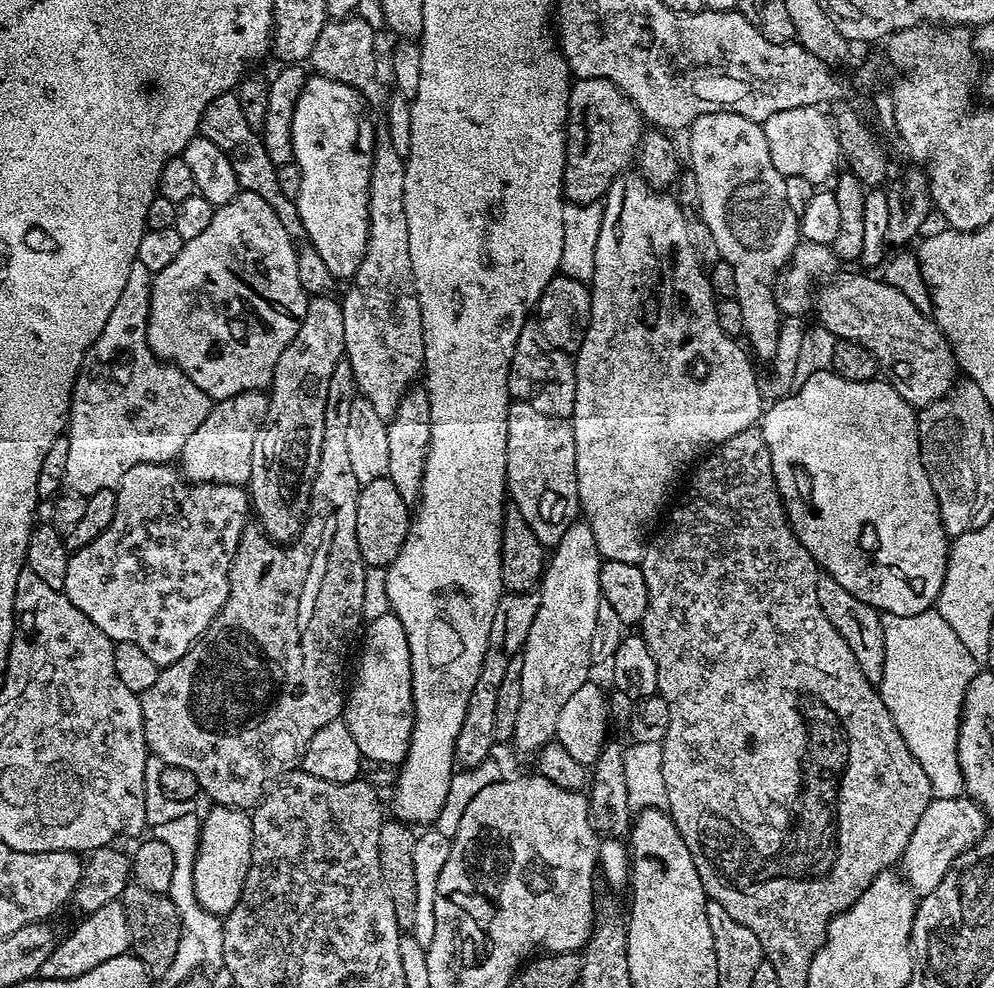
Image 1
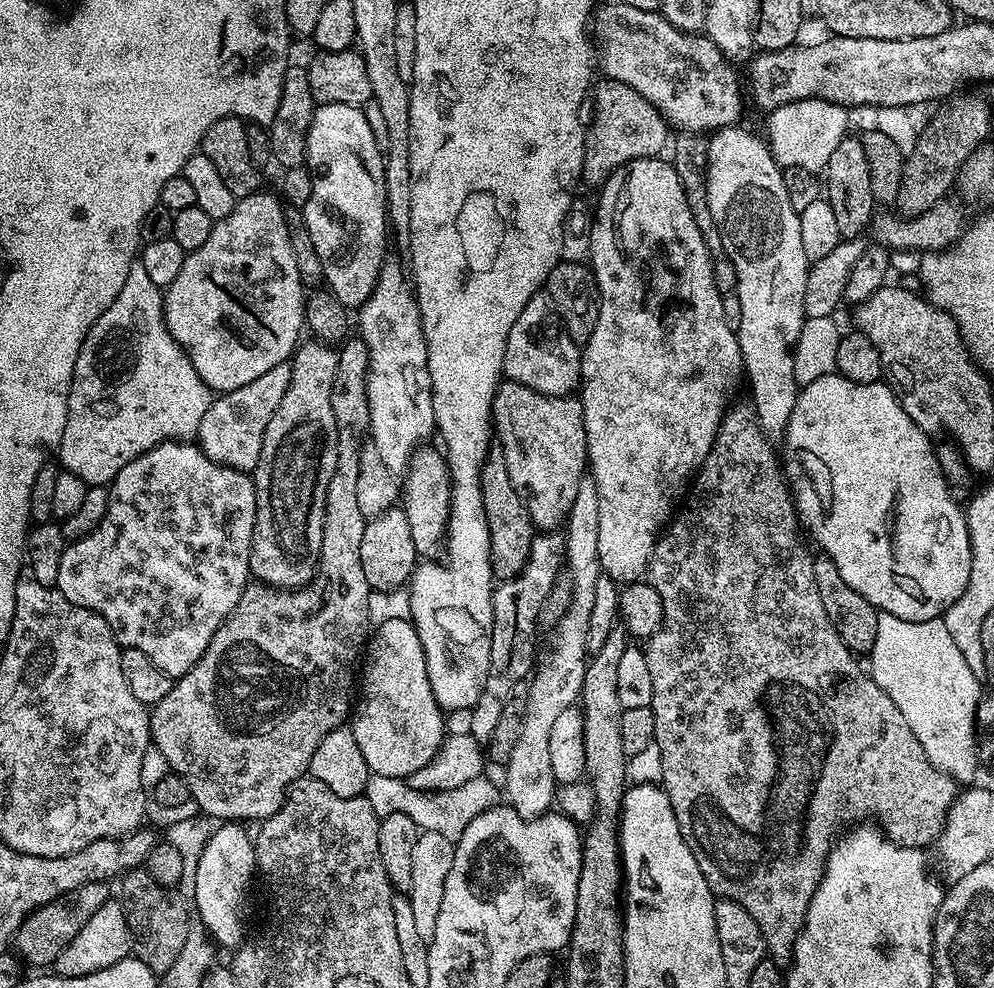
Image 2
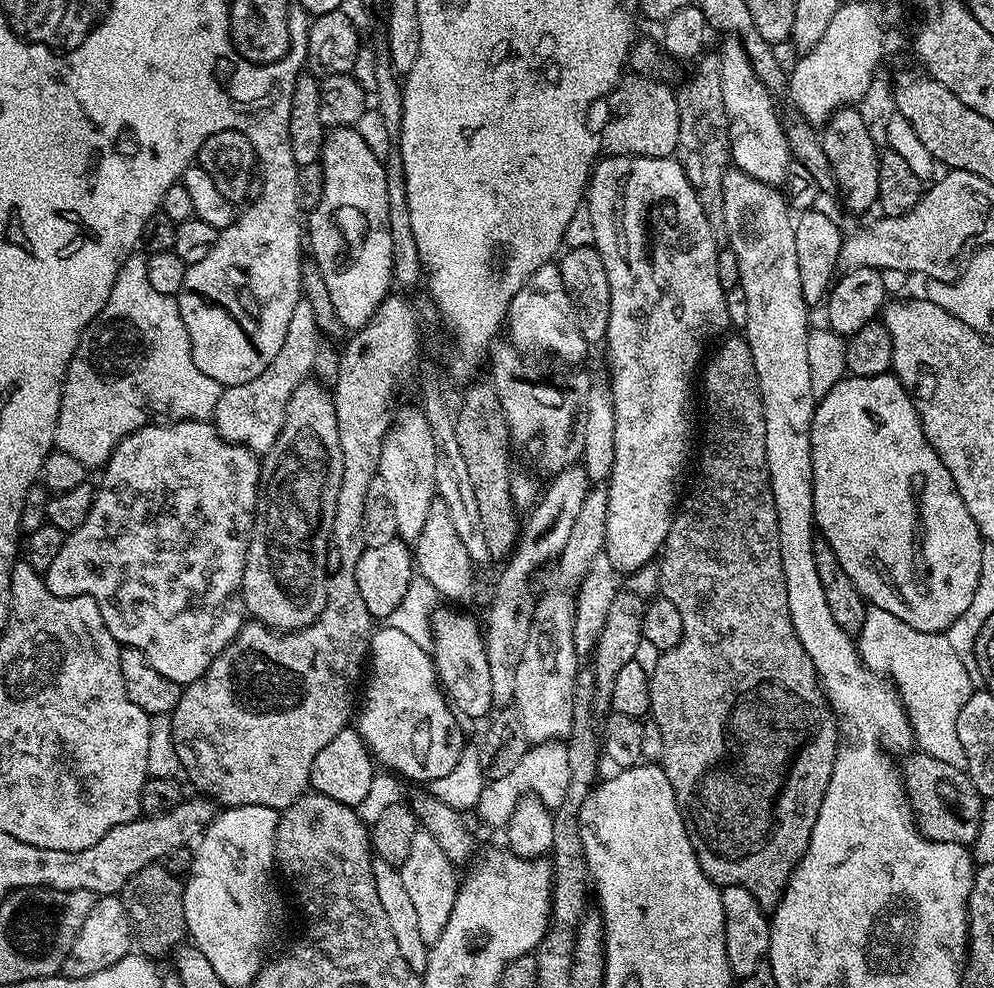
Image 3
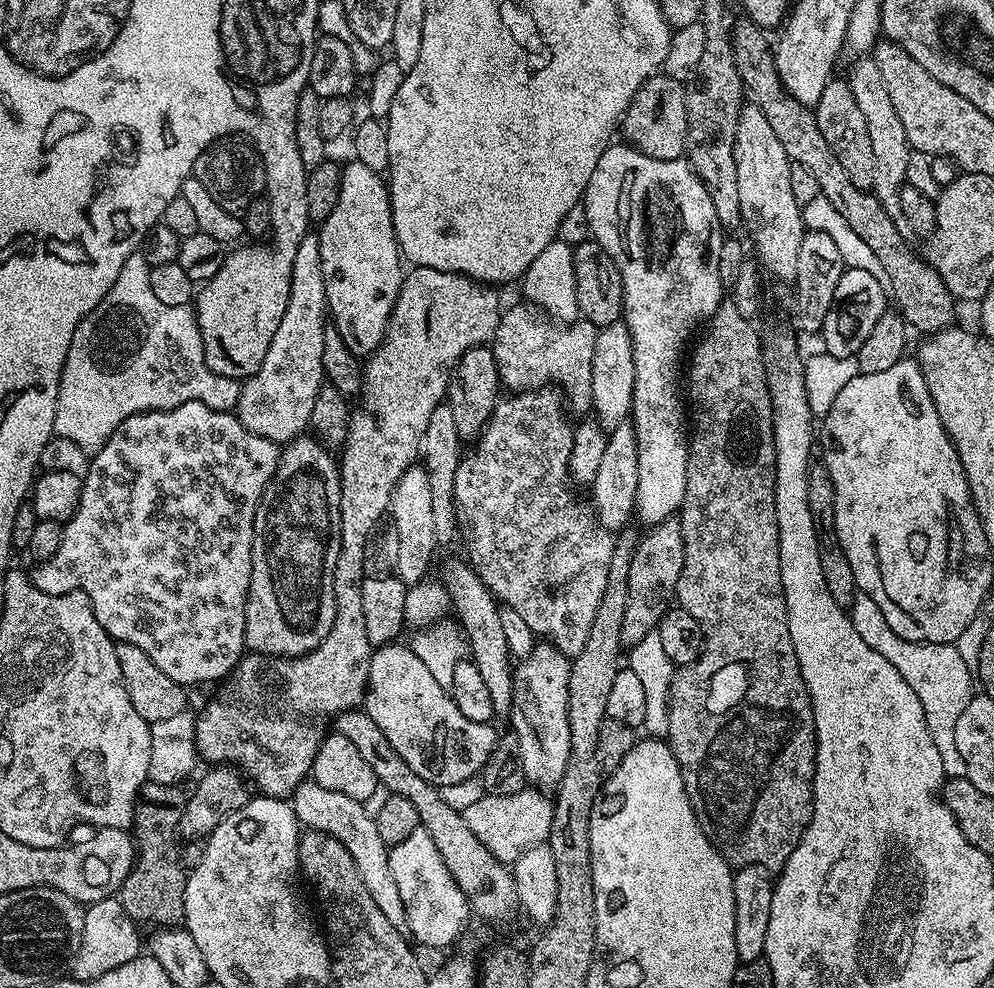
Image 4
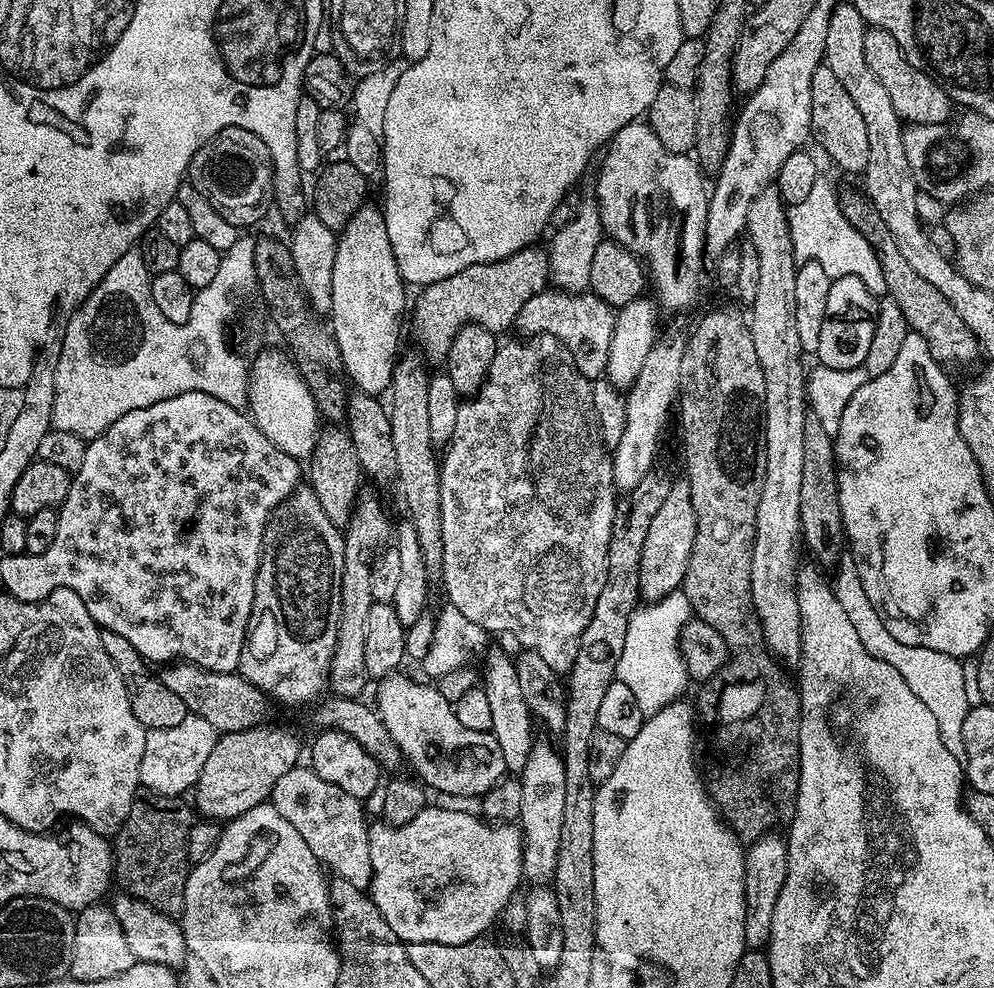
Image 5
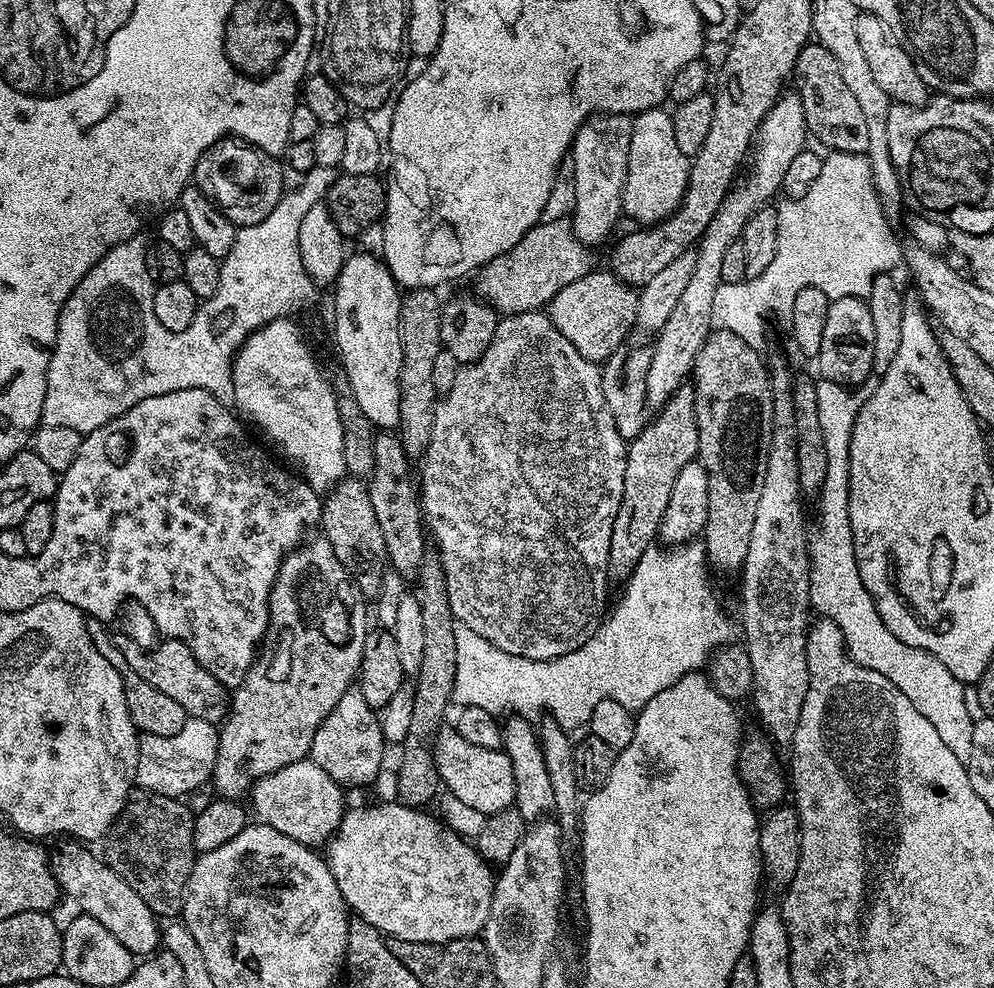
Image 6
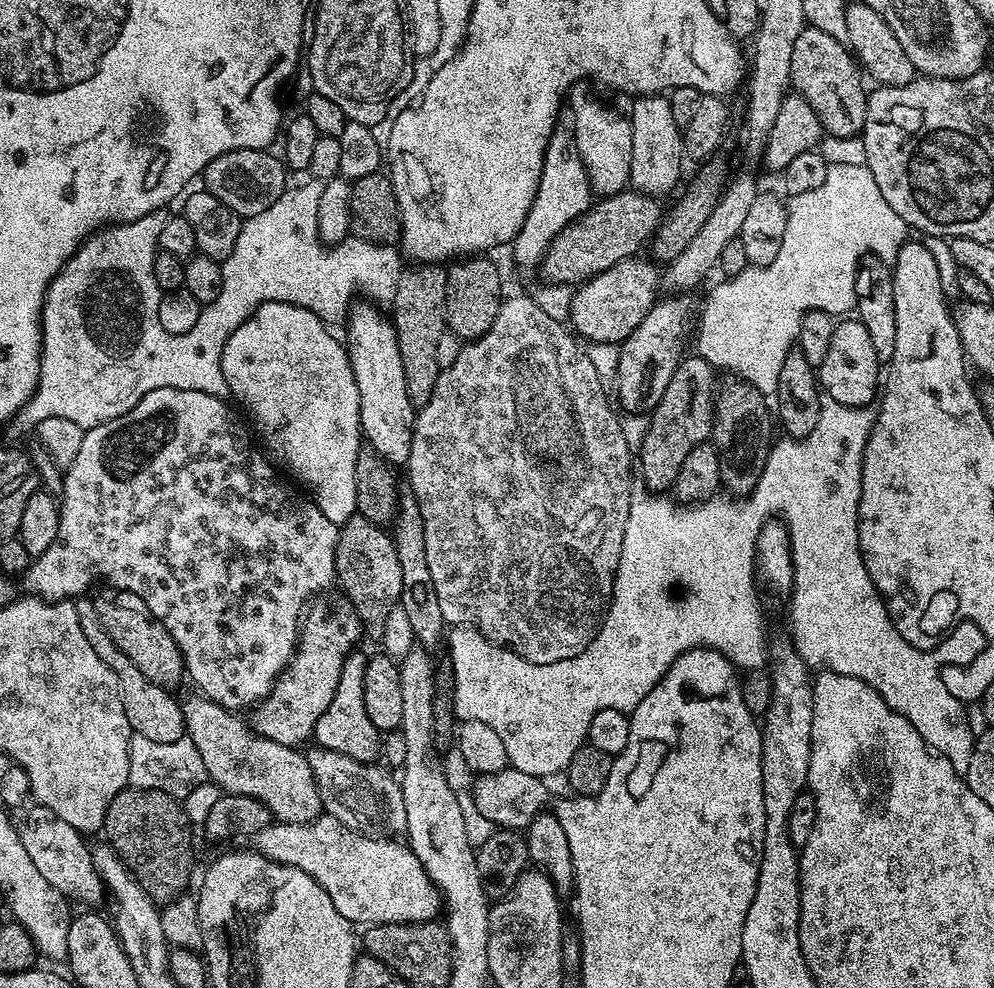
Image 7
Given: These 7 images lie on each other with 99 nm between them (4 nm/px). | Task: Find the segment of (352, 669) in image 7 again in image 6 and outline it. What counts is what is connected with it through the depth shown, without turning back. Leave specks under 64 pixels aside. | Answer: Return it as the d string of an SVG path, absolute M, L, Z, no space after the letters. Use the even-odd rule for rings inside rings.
M350 690L342 694L338 706L326 714L322 726L318 726L318 734L314 734L314 742L310 746L308 756L334 782L345 789L364 788L375 785L381 768L385 767L384 748L386 741L380 717L370 705L362 698L359 690Z

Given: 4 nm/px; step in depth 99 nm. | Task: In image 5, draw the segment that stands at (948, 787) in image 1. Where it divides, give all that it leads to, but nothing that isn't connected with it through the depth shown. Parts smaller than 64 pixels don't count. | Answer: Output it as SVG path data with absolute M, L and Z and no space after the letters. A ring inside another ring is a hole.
M841 555L838 571L835 573L834 591L842 610L846 610L850 622L854 622L854 630L858 630L858 638L862 646L874 658L894 666L902 678L906 678L906 686L926 702L926 707L934 713L938 722L938 730L942 734L942 742L946 742L946 750L954 754L954 758L964 760L964 743L962 742L962 722L966 722L966 714L970 707L970 693L964 681L964 666L957 657L950 654L938 654L938 650L930 650L922 646L906 646L906 642L898 642L890 630L882 622L878 610L866 598L866 590L858 578L858 570L854 566L851 555Z

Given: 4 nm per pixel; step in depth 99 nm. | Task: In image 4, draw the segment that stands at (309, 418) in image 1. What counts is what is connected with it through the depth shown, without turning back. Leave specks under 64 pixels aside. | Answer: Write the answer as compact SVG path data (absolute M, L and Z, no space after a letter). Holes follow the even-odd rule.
M301 434L295 440L289 440L283 445L280 461L276 473L268 481L266 490L260 499L258 510L254 514L254 538L252 539L252 577L248 587L248 601L246 602L246 630L244 631L245 649L258 652L262 656L303 656L311 648L317 648L330 634L330 626L334 626L336 603L334 602L334 570L338 562L340 549L340 469L338 460L328 452L329 449L315 435Z

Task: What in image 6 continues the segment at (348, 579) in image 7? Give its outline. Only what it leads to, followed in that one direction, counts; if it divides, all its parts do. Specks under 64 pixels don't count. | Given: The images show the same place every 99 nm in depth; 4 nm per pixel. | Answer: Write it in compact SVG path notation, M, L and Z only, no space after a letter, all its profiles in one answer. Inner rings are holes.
M345 478L323 497L322 534L330 546L334 546L338 562L342 562L360 593L365 598L375 598L380 593L389 561L378 517L374 514L374 505L370 503L368 485L363 479Z

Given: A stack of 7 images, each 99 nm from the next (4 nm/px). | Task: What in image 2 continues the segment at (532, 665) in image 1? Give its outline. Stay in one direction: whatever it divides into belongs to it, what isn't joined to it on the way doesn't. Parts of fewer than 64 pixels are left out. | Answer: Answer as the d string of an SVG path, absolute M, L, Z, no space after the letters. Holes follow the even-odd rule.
M590 478L580 481L578 495L570 510L564 528L564 550L567 571L570 570L570 593L567 606L553 625L548 649L541 651L527 685L526 707L518 742L510 753L504 772L503 795L507 803L523 820L533 820L544 815L555 803L558 782L553 778L550 754L550 733L555 719L563 710L573 707L579 699L582 678L585 677L588 651L586 634L589 632L590 613L594 606L597 578L602 575L598 558L598 490Z

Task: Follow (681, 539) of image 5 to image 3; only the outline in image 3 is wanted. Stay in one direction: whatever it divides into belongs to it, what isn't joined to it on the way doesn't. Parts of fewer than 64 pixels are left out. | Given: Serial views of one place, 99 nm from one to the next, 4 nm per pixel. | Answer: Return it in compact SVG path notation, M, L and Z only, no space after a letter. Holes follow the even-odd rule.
M655 563L647 564L639 568L637 572L627 573L619 594L614 598L614 603L610 605L610 614L606 614L606 626L602 626L602 634L596 643L596 651L590 658L590 667L596 683L594 708L597 713L604 714L609 711L618 670L622 670L622 666L626 666L626 662L636 658L638 646L644 638L642 618L646 607L645 598L655 597L659 591L660 569Z

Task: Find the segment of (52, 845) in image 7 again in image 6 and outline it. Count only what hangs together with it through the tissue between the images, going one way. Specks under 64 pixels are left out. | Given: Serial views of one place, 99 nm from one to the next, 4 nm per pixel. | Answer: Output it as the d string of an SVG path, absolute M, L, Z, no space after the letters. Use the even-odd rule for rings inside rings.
M64 842L60 849L54 852L54 871L56 880L60 883L61 893L69 896L77 904L79 911L90 918L98 918L126 950L130 950L133 957L147 958L157 951L162 944L162 924L152 913L150 906L130 890L118 874L108 865L107 860L91 852L91 847L80 842Z

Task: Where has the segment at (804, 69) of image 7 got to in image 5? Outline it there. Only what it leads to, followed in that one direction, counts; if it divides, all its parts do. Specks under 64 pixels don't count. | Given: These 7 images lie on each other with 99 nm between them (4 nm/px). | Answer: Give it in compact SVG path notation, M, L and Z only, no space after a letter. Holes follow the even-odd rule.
M821 66L814 70L812 85L810 86L810 114L812 115L812 136L820 143L820 148L841 168L844 172L863 173L866 162L870 162L870 141L866 135L866 122L862 122L862 113L854 101L850 99L850 93L846 86L842 86L841 80L834 75L834 70Z

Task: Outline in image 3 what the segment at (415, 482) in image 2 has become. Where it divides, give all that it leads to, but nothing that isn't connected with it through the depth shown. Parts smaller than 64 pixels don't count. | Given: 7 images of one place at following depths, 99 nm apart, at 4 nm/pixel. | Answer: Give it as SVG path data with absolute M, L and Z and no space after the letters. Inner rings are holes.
M439 498L433 500L426 514L426 523L422 526L422 534L418 534L414 542L414 568L418 575L426 578L448 602L470 599L472 587L476 584L475 578L472 577L472 556L468 553L464 540L462 533L454 530L446 502Z

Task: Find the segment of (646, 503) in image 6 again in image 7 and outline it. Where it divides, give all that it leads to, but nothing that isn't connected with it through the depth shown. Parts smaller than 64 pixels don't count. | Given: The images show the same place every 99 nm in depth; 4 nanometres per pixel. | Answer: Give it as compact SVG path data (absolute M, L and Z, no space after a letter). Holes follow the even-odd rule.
M698 354L685 355L674 370L674 378L662 393L662 402L648 416L648 429L638 449L638 476L644 479L643 487L653 494L664 494L675 485L678 470L682 470L682 462L694 450L694 446L705 443L712 435L712 418L714 415L714 401L718 391L716 384L717 369L710 362L706 362Z

